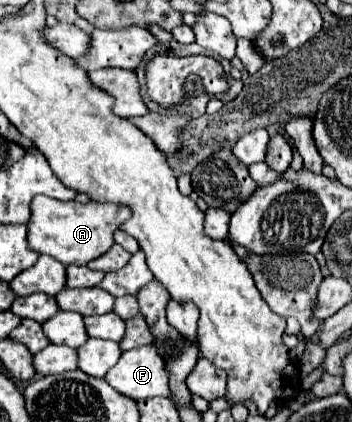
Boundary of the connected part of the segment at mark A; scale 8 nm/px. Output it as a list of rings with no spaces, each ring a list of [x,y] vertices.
[[[37,196],[31,200],[31,218],[27,222],[27,242],[37,254],[47,254],[65,266],[77,264],[83,266],[91,258],[97,258],[113,246],[113,230],[129,218],[129,208],[117,204],[79,204],[79,202],[61,202],[49,196]]]

